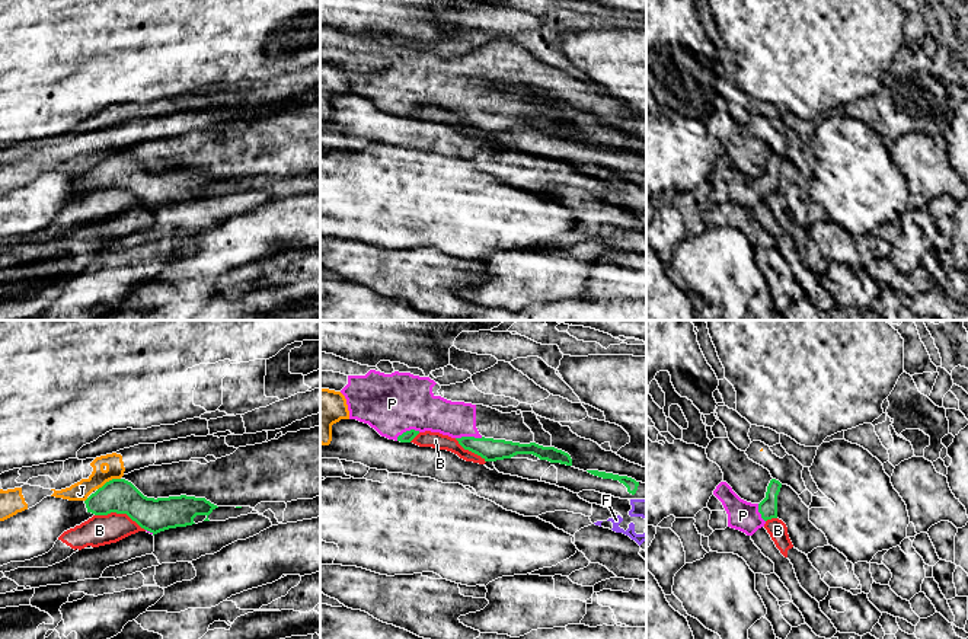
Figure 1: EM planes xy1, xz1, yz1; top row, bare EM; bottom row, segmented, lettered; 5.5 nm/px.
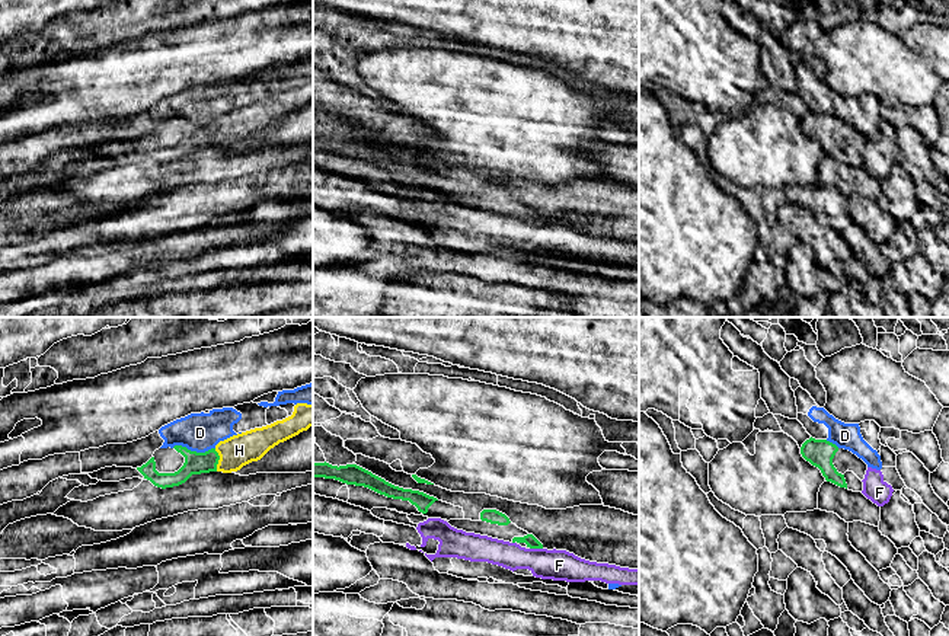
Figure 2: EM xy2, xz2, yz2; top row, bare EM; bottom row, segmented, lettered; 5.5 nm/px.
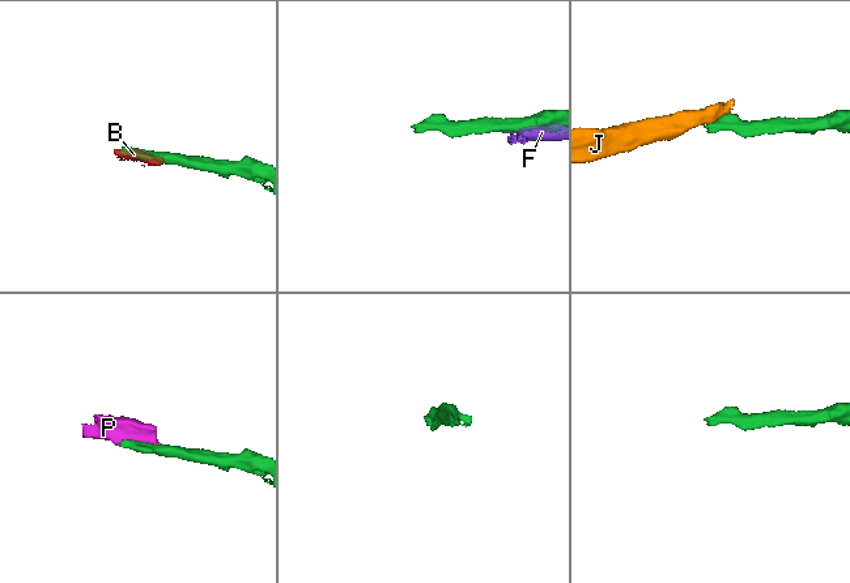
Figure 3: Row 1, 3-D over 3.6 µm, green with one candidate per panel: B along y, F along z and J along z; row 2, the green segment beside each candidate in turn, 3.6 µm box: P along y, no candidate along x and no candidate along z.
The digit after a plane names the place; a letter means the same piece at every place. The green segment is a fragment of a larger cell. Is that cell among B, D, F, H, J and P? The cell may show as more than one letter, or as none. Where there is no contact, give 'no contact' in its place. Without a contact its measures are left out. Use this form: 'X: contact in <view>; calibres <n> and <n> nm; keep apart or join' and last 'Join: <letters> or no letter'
B: contact in xy1; calibres 190 and 170 nm; keep apart
D: contact in xy2; calibres 130 and 220 nm; keep apart
F: contact in xz2; calibres 70 and 180 nm; keep apart
H: contact in xy2; calibres 130 and 180 nm; join
J: contact in xy1; calibres 190 and 100 nm; keep apart
P: contact in xz1; calibres 120 and 200 nm; join
Join: H, P

